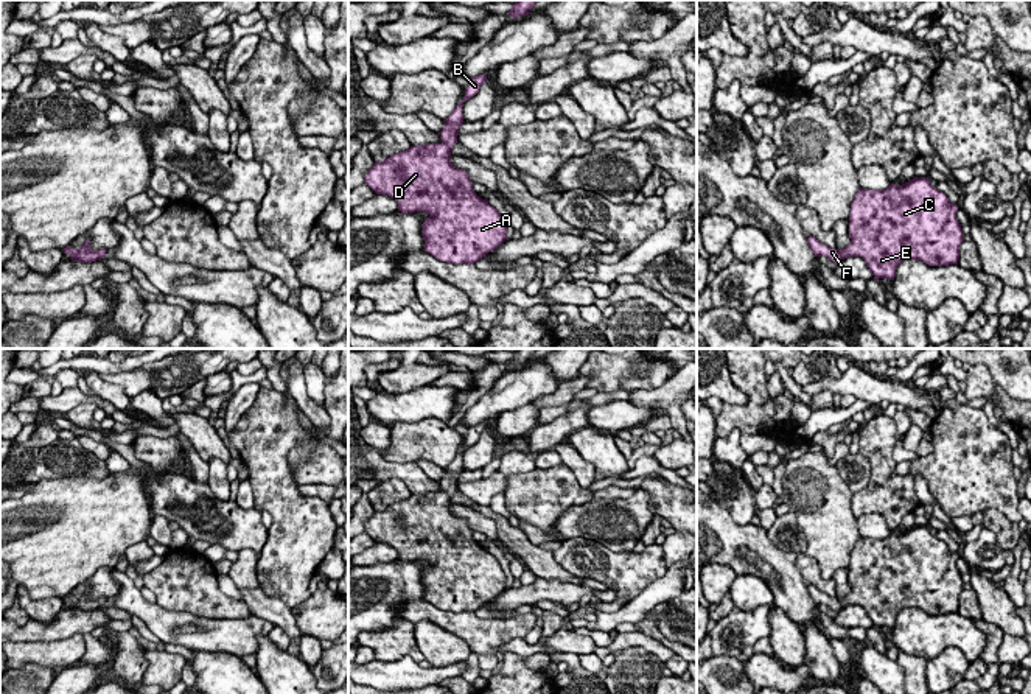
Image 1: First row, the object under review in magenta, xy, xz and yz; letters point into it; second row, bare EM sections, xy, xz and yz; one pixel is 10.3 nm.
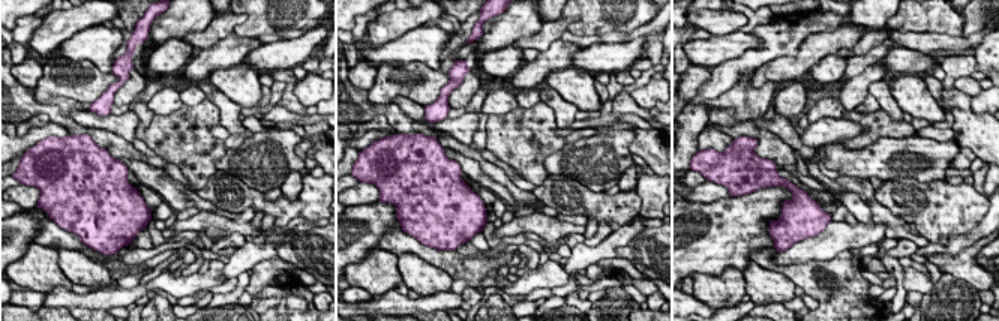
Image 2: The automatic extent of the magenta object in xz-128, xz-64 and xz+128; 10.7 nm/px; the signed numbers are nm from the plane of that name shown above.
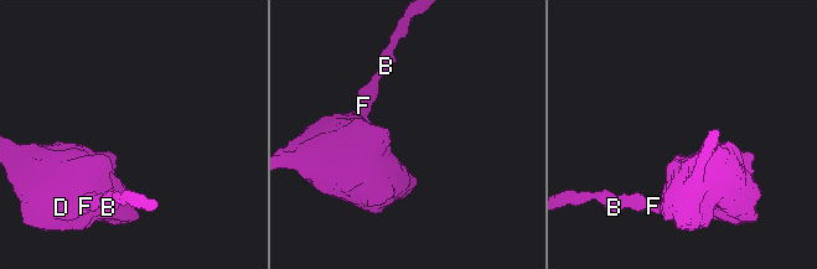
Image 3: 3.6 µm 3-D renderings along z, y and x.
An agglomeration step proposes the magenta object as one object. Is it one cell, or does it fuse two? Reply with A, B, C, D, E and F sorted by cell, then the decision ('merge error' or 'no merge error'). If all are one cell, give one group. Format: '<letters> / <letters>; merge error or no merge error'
A B C D E F; no merge error

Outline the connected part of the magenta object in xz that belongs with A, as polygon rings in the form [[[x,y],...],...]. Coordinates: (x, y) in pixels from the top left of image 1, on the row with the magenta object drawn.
[[[485,75],[468,79],[463,101],[443,120],[445,128],[439,134],[440,143],[411,146],[383,162],[375,162],[373,168],[364,176],[365,185],[376,195],[387,195],[397,201],[398,212],[428,213],[429,218],[421,226],[423,251],[440,261],[454,265],[474,265],[507,240],[507,227],[498,210],[476,195],[473,181],[463,170],[456,168],[449,159],[451,148],[457,143],[459,128],[465,123],[462,115],[463,103],[474,96],[485,81],[488,81]]]

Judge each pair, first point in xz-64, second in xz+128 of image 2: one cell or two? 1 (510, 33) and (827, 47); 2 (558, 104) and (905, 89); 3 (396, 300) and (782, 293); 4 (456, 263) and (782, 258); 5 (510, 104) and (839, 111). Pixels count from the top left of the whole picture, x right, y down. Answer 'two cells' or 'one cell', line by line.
1: one cell
2: two cells
3: two cells
4: two cells
5: one cell

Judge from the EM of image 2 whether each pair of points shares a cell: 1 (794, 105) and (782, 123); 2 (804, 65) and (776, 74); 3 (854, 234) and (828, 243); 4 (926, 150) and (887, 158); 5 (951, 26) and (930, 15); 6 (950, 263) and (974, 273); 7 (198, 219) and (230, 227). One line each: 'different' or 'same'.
1: different
2: same
3: same
4: same
5: same
6: same
7: same

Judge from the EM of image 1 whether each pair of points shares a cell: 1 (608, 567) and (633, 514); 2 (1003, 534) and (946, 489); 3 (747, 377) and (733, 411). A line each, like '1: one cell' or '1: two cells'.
1: two cells
2: two cells
3: one cell

